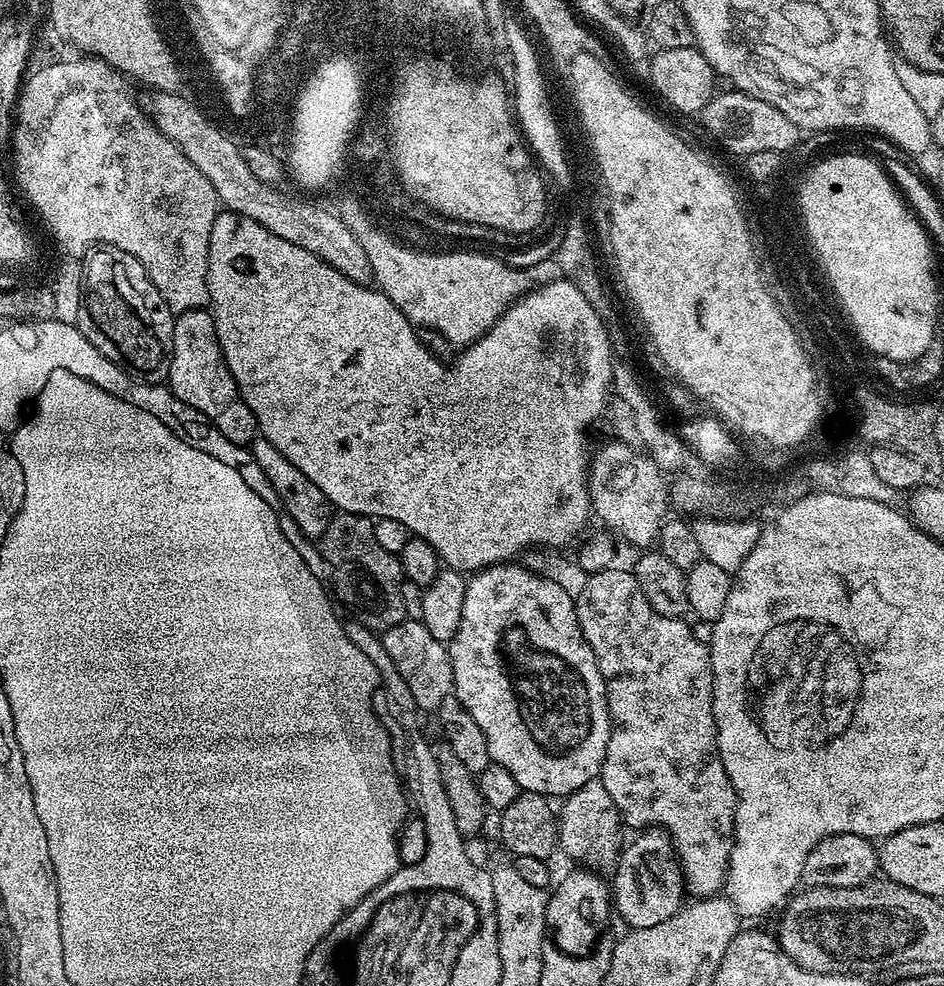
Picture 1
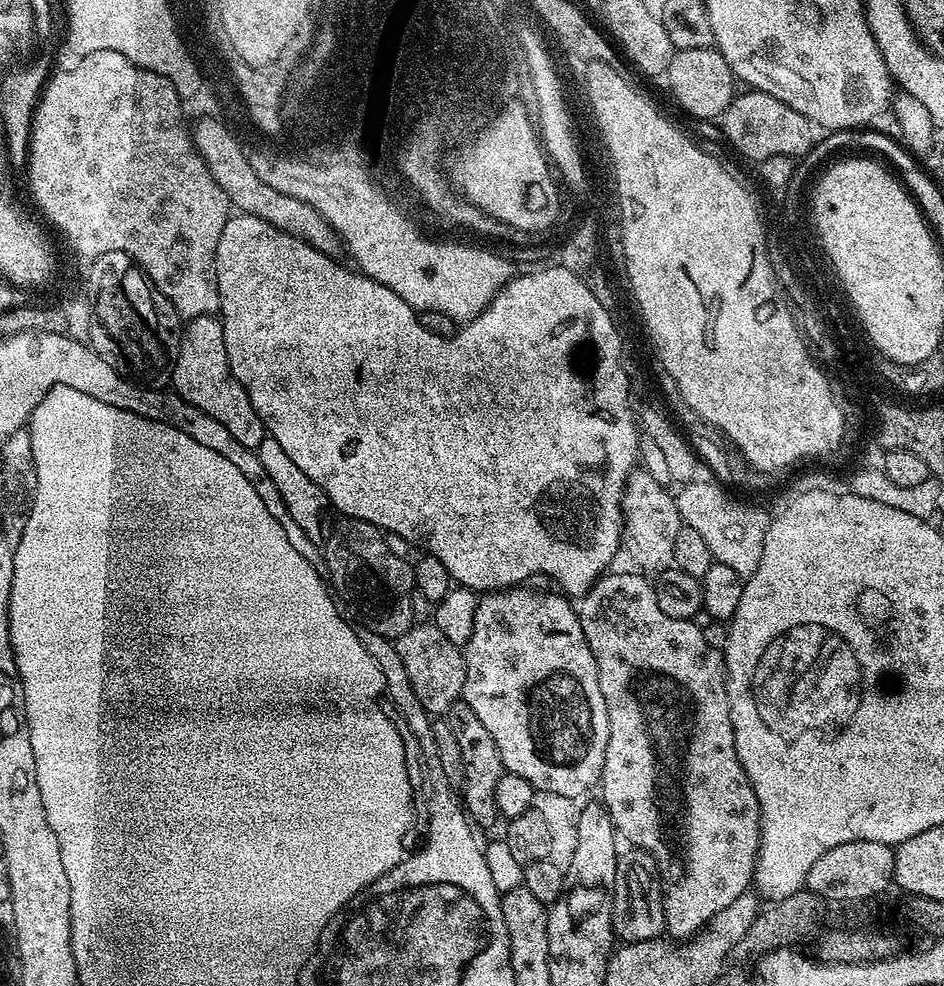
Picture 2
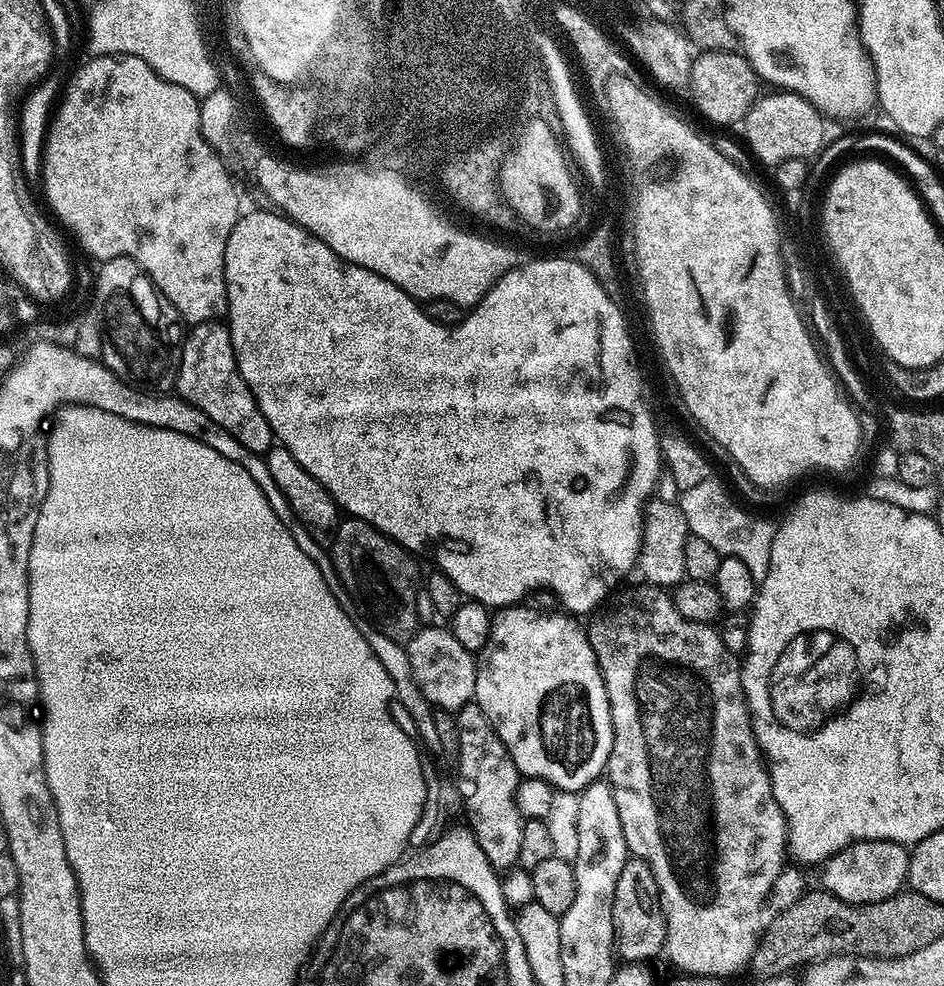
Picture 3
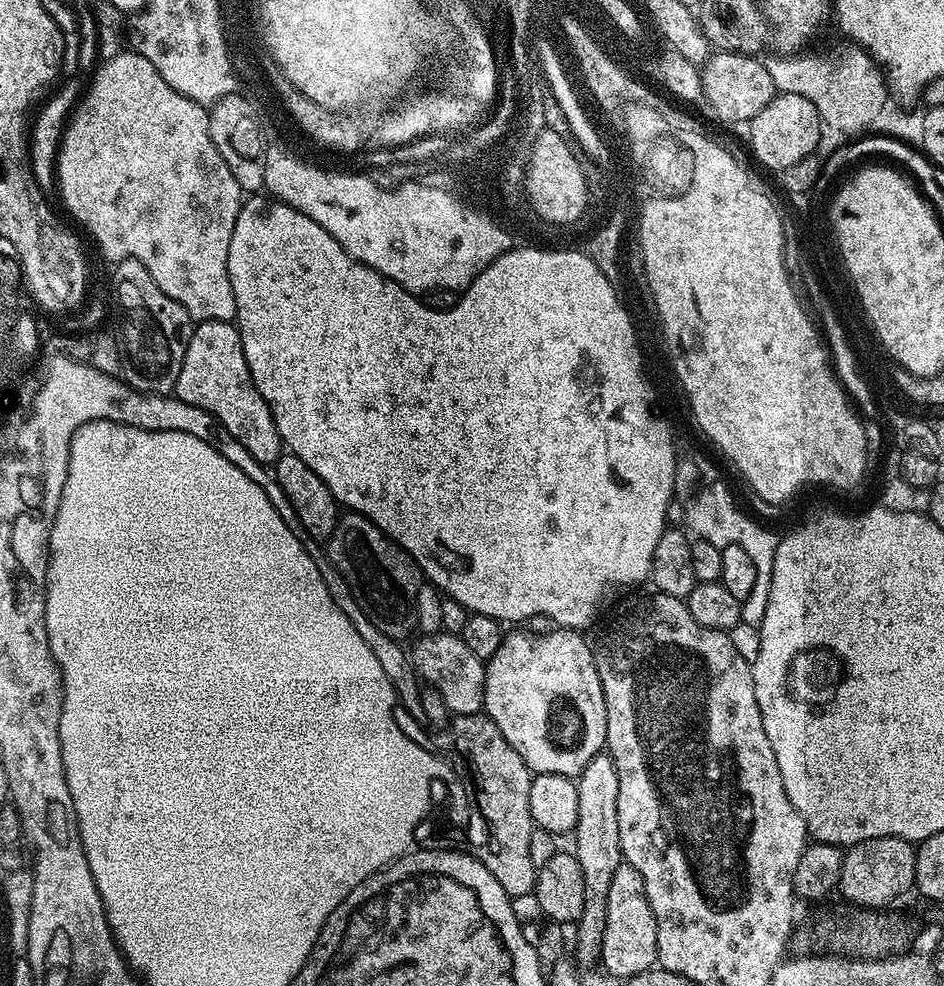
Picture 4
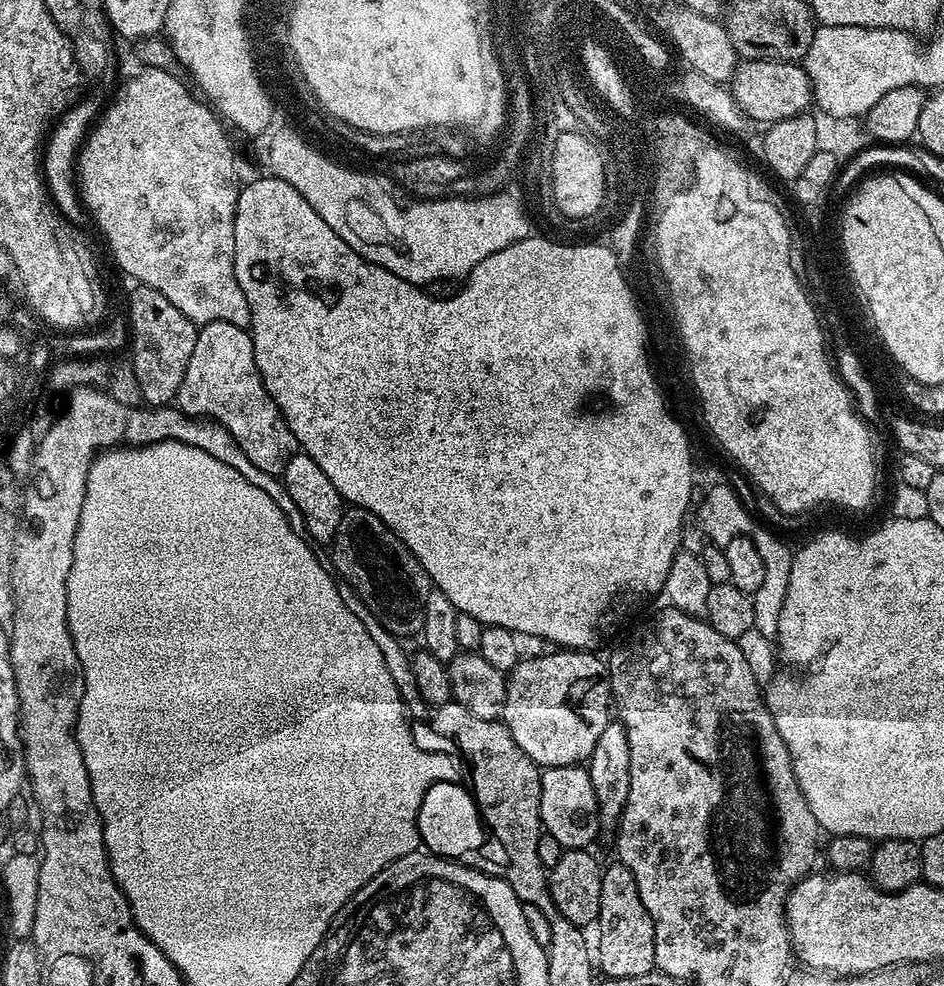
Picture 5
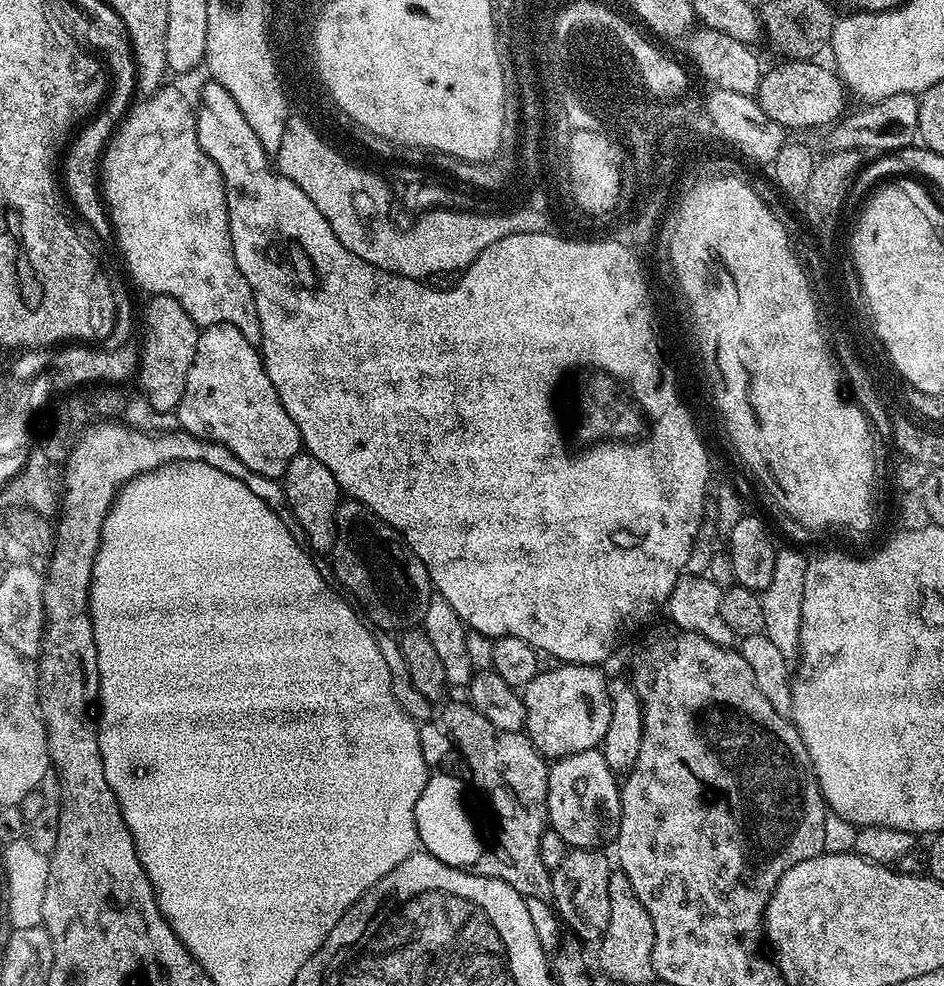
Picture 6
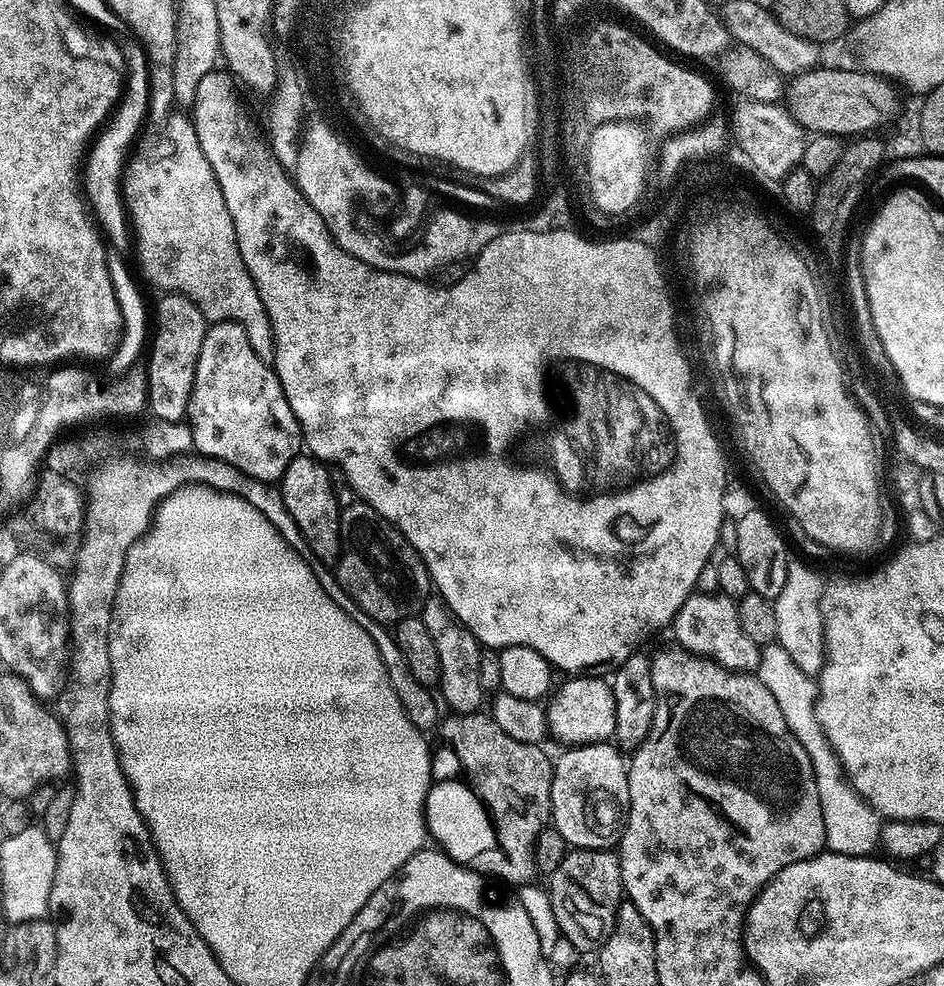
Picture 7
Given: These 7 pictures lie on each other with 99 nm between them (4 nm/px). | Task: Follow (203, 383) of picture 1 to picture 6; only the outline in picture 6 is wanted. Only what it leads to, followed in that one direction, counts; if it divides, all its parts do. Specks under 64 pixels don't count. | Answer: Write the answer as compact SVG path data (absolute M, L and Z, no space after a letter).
M215 324L201 331L198 350L194 350L190 374L186 374L186 390L182 390L182 398L178 402L175 414L180 428L189 436L222 445L226 450L230 450L230 454L234 454L234 458L238 458L238 462L242 462L242 466L267 480L279 481L283 478L286 466L290 466L292 459L302 450L298 426L294 418L286 414L274 390L274 382L270 382L266 374L264 360L260 357L257 345L251 344L242 335L242 330L229 324Z

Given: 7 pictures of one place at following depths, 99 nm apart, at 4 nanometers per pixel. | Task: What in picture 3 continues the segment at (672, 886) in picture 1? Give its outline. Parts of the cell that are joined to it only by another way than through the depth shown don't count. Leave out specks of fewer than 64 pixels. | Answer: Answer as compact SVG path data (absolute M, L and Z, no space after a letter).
M629 858L618 874L618 890L614 890L614 938L616 939L615 955L624 962L648 962L663 953L666 942L666 922L660 905L658 882L644 860Z

